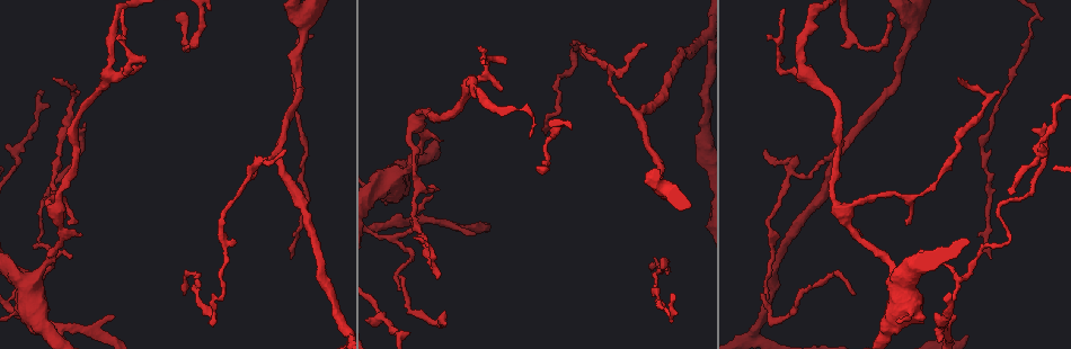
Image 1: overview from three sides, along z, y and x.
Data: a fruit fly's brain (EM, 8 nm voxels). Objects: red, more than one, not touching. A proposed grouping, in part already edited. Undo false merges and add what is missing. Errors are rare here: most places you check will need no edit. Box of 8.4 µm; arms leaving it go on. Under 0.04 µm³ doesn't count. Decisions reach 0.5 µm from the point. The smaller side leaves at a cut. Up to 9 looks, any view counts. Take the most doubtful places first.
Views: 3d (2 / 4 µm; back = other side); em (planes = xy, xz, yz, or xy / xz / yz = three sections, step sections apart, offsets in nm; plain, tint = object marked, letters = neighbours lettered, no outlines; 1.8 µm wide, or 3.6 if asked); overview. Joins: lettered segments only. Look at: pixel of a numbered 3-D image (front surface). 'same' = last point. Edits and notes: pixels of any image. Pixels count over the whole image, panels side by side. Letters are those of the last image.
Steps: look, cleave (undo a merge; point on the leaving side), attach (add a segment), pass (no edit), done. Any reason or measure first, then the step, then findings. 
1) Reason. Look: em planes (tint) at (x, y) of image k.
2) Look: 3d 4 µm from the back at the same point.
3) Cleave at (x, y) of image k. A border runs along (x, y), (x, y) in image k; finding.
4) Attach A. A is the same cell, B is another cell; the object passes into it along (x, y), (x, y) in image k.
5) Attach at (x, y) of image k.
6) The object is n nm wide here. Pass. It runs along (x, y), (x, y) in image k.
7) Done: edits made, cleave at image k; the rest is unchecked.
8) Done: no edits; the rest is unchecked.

Narrows sharply. Look: em planes (letters) at (279, 159) of image 1.

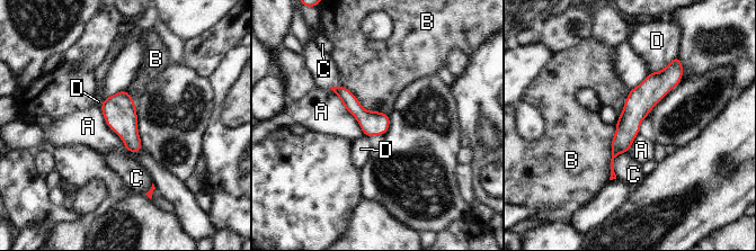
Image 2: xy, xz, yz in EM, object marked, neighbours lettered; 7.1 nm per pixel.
The longest contact is with A, 440 nm. Pass. A, B, C and D are other cells; it runs along (673, 73), (633, 113), (614, 153) in image 2; continuous, no second cell.

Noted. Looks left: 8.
Sudden change in width. Look: em 3.6 µm planes (plain) at (399, 177) of image 1.

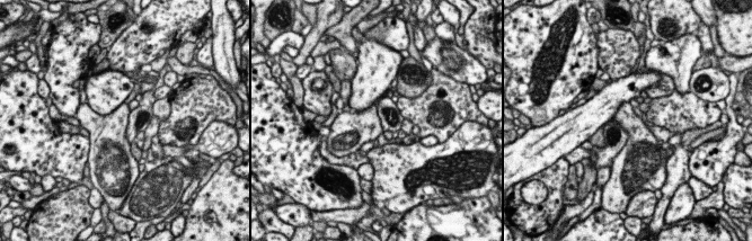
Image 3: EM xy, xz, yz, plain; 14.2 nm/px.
See the neighbours. Look: em 3.6 µm planes (letters) at the same point.

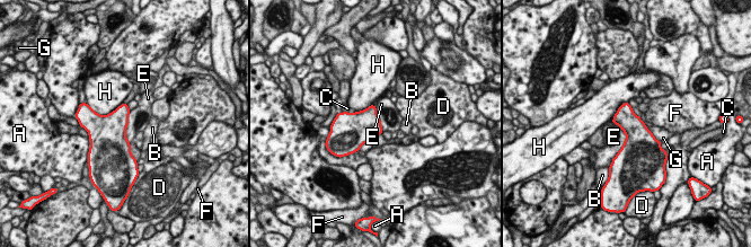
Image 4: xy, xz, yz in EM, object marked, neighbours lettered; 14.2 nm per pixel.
Pass. A, B, C, D, E, F, G and H are other cells; a border runs along (612, 121), (625, 141), (611, 158) in image 4; continuous, no second cell.

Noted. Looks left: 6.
Free end. Look: em xy step 4 (letters) at (111, 315) of image 1.

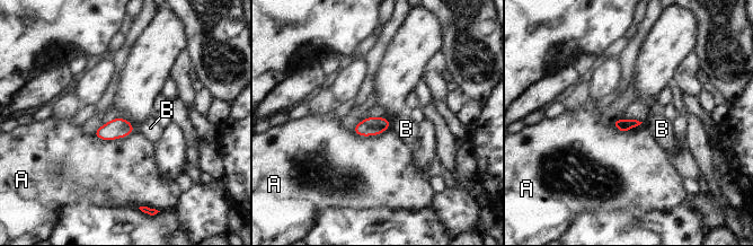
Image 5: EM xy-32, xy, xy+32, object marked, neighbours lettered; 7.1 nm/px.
Look: em planes (letters) at the same point.

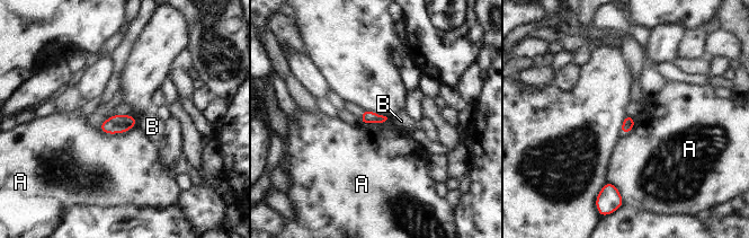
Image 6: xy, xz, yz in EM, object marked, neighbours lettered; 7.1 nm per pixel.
Pass. A and B are other cells; a border runs along (136, 123), (119, 133), (98, 129) in image 6; none of them fits.

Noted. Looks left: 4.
Look: em planes (letters) at (444, 324) of image 1.

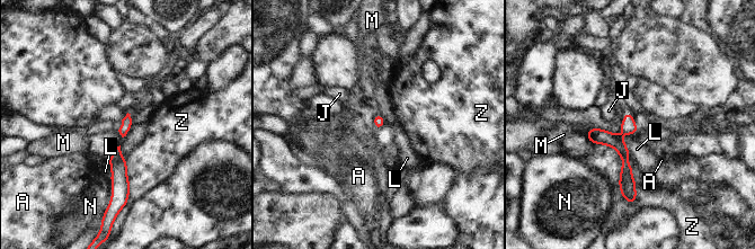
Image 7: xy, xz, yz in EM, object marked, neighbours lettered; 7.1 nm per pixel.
The object is 80 nm wide here. Pass. A, J, L, M, N and Z are other cells; a border runs along (592, 126), (619, 134), (631, 157) in image 7; no lettered segment goes on from it.

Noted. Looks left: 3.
Done: no edits; the rest is unchecked.

